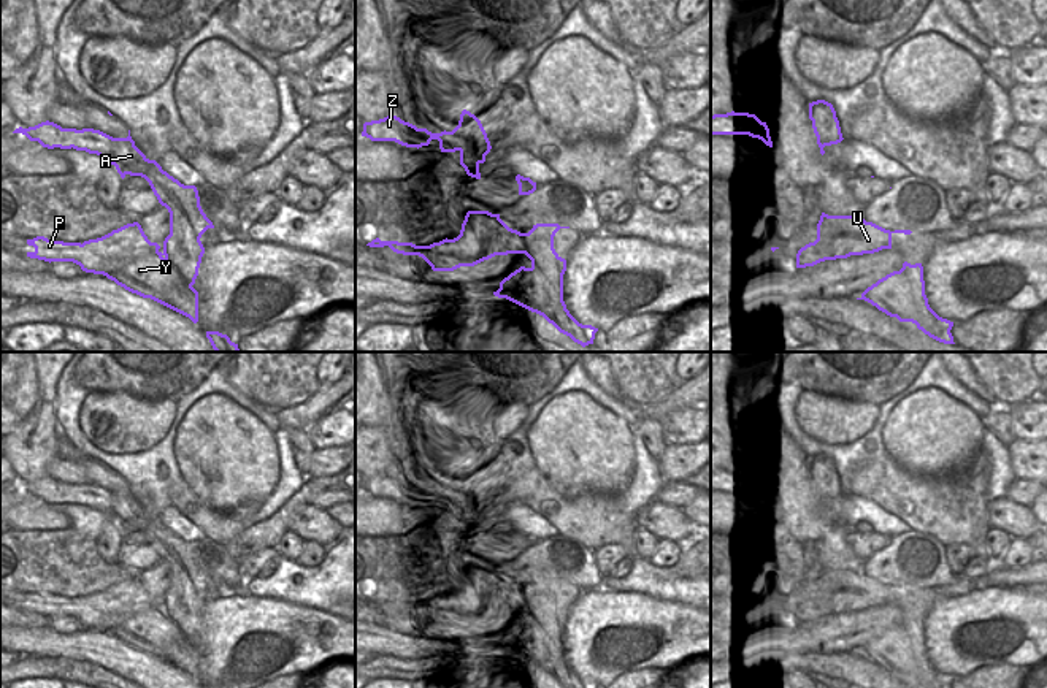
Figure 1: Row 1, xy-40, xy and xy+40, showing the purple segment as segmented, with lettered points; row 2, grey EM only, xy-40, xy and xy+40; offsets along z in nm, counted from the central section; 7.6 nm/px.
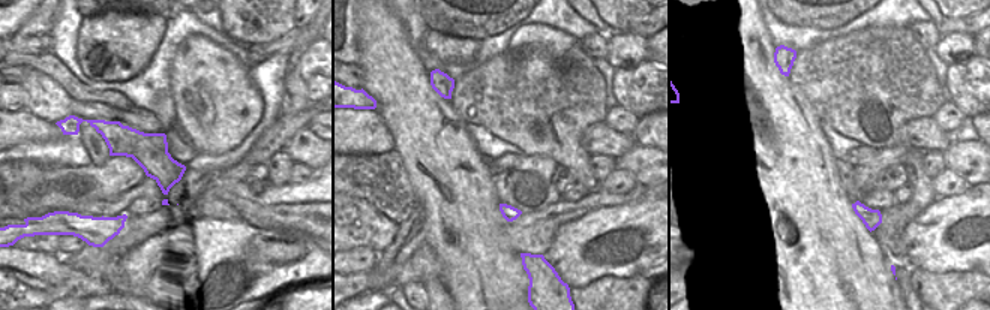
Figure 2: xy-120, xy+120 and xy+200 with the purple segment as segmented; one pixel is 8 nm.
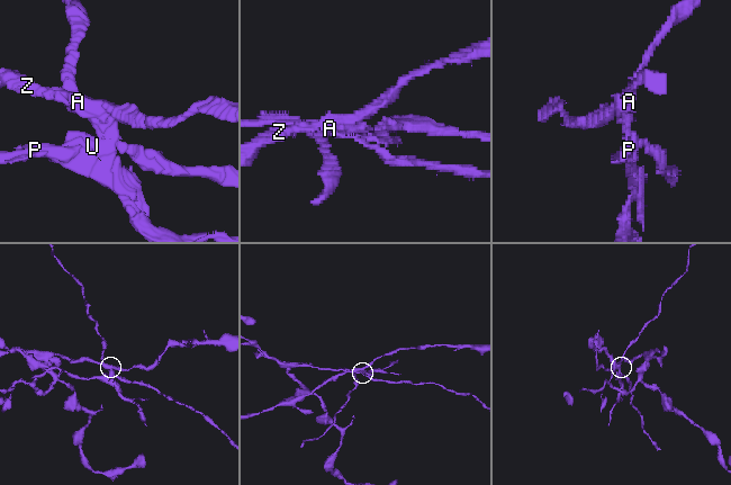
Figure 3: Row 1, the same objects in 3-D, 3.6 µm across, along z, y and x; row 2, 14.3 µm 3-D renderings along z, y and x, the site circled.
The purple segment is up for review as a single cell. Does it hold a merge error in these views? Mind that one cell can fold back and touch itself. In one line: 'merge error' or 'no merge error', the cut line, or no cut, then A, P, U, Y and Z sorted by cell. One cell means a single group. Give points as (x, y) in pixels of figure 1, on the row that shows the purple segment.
merge error | xy-40 (80, 244), (89, 252), (124, 259), (138, 259), (157, 249) | A P Y Z / U

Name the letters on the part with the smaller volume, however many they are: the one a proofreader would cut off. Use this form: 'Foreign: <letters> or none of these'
Foreign: U

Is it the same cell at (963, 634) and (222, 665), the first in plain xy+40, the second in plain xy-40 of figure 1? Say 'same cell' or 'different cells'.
same cell

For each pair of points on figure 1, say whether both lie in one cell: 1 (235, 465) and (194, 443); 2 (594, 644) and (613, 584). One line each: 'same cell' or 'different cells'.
1: same cell
2: different cells

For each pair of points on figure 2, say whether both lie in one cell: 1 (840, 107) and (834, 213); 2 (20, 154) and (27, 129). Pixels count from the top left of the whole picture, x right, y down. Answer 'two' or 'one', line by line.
1: two
2: two

